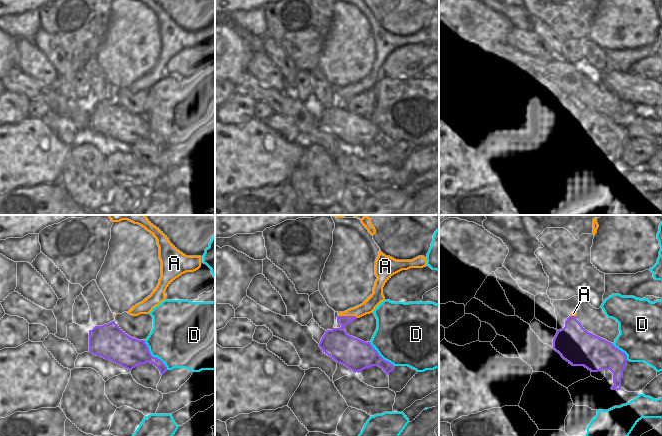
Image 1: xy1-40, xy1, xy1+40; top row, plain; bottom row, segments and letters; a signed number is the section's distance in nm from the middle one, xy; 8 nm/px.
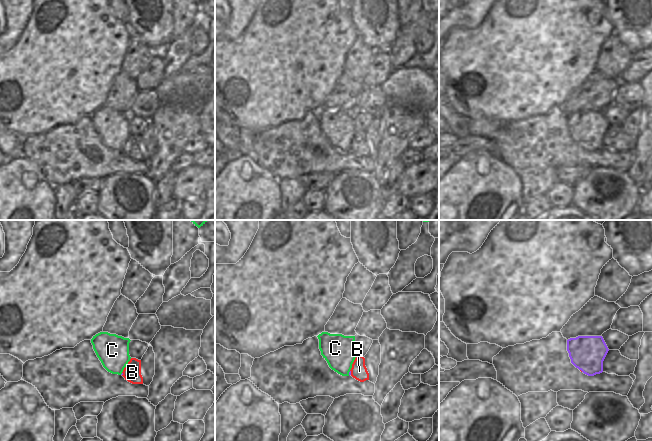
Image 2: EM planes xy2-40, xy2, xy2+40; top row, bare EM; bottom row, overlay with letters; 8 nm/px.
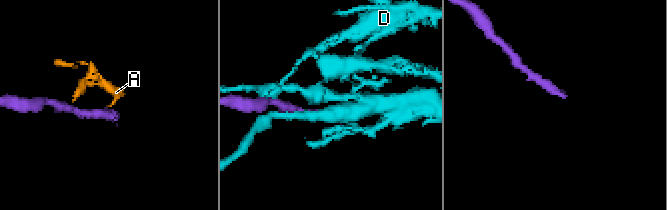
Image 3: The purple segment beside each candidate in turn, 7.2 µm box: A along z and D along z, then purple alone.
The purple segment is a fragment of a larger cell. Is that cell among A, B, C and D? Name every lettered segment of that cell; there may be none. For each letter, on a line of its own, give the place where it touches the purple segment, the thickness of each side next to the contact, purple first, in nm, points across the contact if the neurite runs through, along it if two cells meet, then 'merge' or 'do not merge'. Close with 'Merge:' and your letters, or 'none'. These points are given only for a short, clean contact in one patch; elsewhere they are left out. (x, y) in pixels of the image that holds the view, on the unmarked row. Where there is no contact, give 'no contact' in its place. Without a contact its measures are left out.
A: xy1 (348, 92) | 240/110 nm | do not merge
B: xy2 (350, 148) | 20/130 nm | do not merge
C: xy2 (349, 149) | 20/260 nm | across xy2 (350, 147), (349, 149), (342, 142), (338, 126) | merge
D: xy1-40 (152, 132) | 240/440 nm | do not merge
Merge: C

